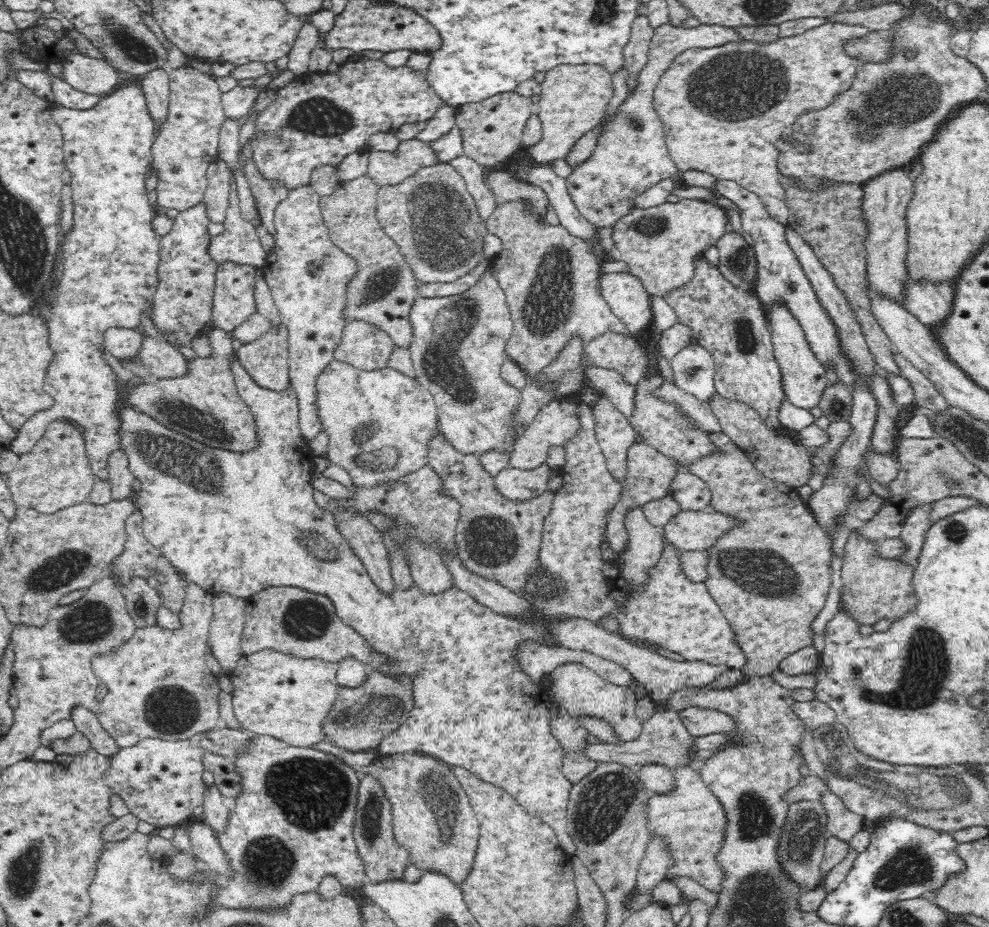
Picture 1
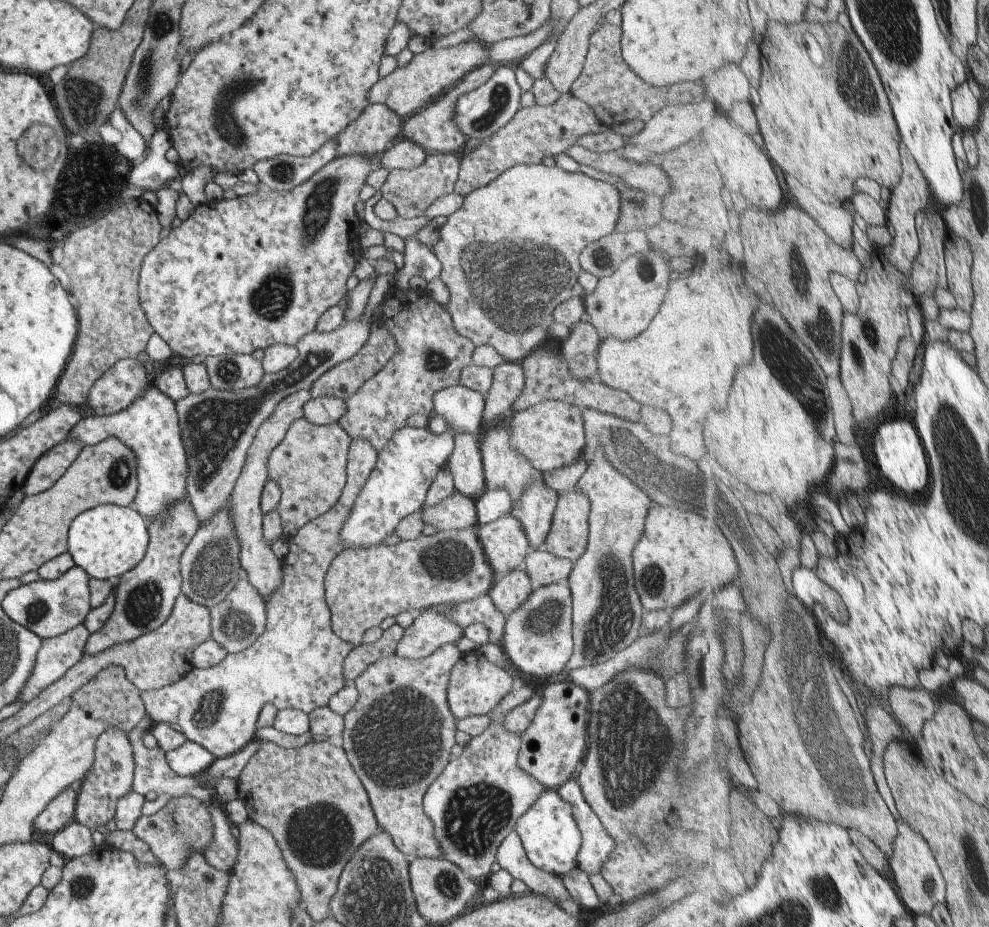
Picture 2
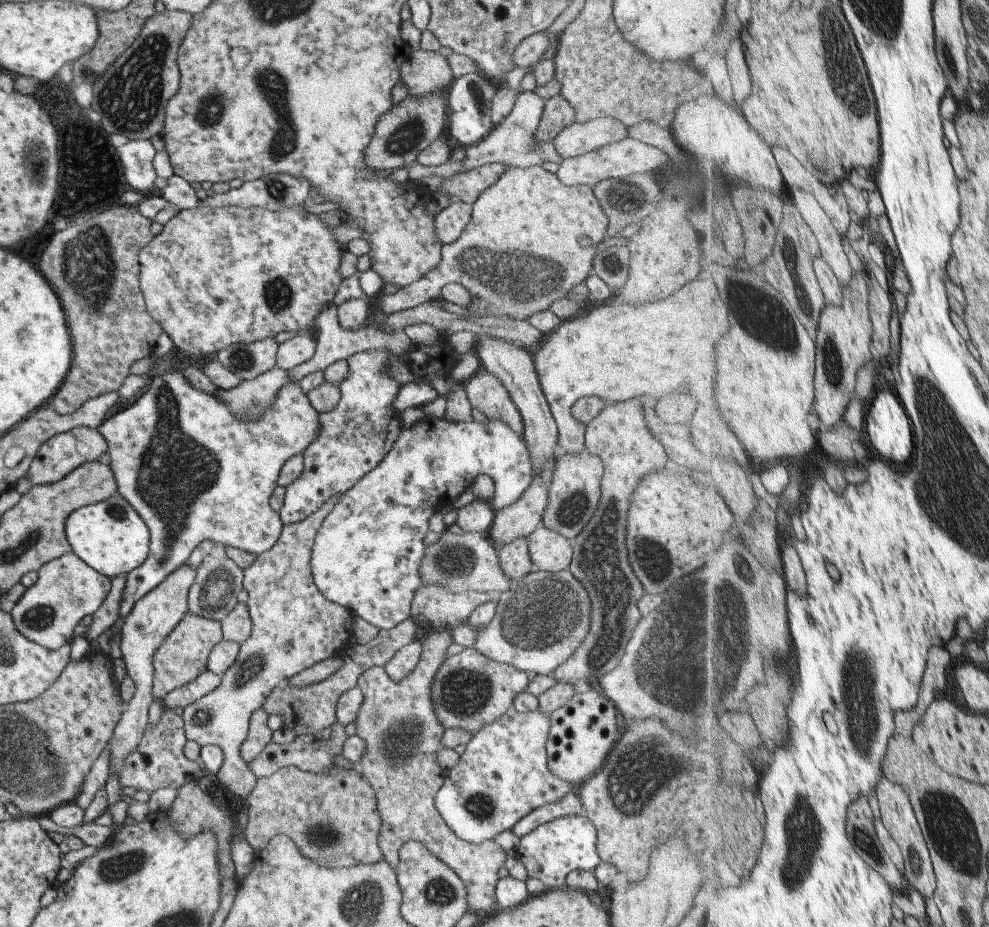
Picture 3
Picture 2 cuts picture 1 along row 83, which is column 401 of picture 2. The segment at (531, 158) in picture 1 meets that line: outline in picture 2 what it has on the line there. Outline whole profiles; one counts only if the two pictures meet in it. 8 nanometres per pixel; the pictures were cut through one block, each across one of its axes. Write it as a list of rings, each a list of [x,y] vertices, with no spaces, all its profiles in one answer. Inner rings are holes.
[[[473,528],[461,529],[456,531],[440,531],[430,536],[420,536],[418,539],[410,541],[398,542],[398,544],[386,544],[380,547],[370,549],[344,549],[340,552],[337,558],[332,560],[330,567],[325,575],[325,600],[329,610],[331,611],[331,624],[334,635],[340,638],[344,643],[358,647],[363,643],[364,634],[371,628],[380,626],[387,617],[396,617],[402,612],[418,614],[420,609],[430,607],[432,604],[438,605],[445,602],[462,603],[487,595],[494,586],[493,569],[481,548],[481,543],[478,542],[479,537],[474,532]]]

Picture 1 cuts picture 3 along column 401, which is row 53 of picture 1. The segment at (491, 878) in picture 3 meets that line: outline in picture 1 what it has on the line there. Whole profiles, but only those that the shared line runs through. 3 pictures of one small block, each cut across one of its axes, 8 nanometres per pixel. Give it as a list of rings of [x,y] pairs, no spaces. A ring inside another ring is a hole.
[[[825,23],[818,28],[812,28],[791,37],[783,37],[776,39],[771,43],[755,43],[745,40],[734,40],[728,44],[714,46],[714,48],[688,48],[676,56],[670,64],[670,68],[665,70],[663,76],[656,84],[654,90],[653,105],[656,109],[657,115],[663,124],[665,143],[668,149],[668,156],[676,165],[679,172],[686,171],[702,171],[716,177],[717,180],[731,180],[740,184],[740,186],[747,188],[750,192],[756,193],[758,198],[762,201],[768,214],[776,220],[776,222],[786,226],[788,221],[788,205],[786,202],[786,191],[782,188],[779,179],[778,167],[776,166],[779,155],[780,138],[786,133],[793,122],[808,109],[821,109],[828,106],[833,98],[850,90],[850,86],[856,80],[856,72],[862,65],[862,60],[851,57],[844,51],[844,44],[848,40],[854,38],[864,38],[869,34],[869,30],[862,25],[844,25],[844,23]]]

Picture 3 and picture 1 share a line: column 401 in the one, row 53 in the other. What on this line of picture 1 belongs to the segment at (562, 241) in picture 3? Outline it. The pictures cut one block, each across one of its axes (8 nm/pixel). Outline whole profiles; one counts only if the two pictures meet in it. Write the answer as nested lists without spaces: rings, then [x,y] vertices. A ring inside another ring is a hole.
[[[304,23],[298,31],[295,43],[288,52],[287,68],[296,77],[310,72],[310,56],[314,48],[320,47],[320,31],[312,24]]]

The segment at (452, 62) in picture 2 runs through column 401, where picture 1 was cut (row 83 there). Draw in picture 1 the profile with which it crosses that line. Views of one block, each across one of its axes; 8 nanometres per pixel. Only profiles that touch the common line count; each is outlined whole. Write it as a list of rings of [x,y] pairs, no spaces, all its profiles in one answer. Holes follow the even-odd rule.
[[[72,52],[61,64],[65,82],[81,92],[106,96],[120,86],[116,69],[106,60],[92,58],[86,52]]]

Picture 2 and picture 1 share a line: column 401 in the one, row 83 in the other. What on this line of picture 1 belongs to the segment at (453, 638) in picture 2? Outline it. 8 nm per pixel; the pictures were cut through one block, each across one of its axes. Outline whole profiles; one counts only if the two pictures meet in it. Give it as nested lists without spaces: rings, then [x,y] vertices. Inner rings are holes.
[[[669,23],[655,29],[648,50],[648,64],[640,70],[639,88],[624,98],[614,118],[602,118],[602,134],[596,150],[565,178],[565,183],[576,208],[596,228],[614,226],[634,208],[634,199],[647,188],[664,179],[680,178],[682,172],[668,156],[664,129],[653,105],[654,90],[672,61],[688,48],[714,48],[734,40],[744,40],[728,27],[700,25],[697,28],[675,27]]]

